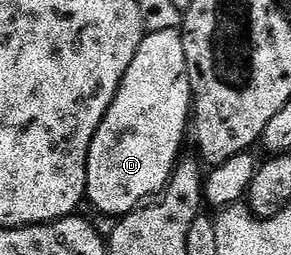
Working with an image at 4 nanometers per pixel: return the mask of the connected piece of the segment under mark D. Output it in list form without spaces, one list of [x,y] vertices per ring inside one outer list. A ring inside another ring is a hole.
[[[179,28],[164,31],[154,31],[148,33],[144,38],[144,42],[138,47],[138,51],[134,55],[134,60],[130,62],[130,67],[126,71],[126,75],[122,79],[122,83],[118,87],[118,91],[114,95],[114,99],[110,103],[110,107],[106,111],[106,115],[102,119],[102,123],[98,127],[98,131],[94,135],[94,139],[90,143],[90,151],[88,152],[88,191],[86,194],[87,204],[93,205],[100,213],[105,213],[111,219],[119,219],[125,213],[132,213],[135,209],[141,208],[149,199],[155,198],[163,193],[164,188],[168,186],[168,181],[172,177],[172,172],[176,169],[177,161],[181,160],[182,152],[180,148],[184,145],[184,132],[190,129],[190,114],[192,113],[192,84],[188,78],[188,64],[186,63],[186,51],[182,47],[182,39],[180,38]]]

